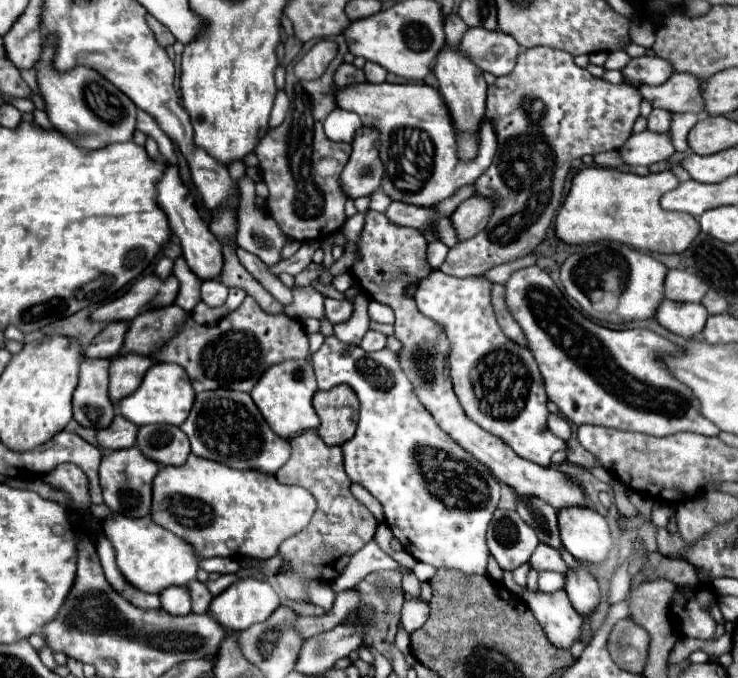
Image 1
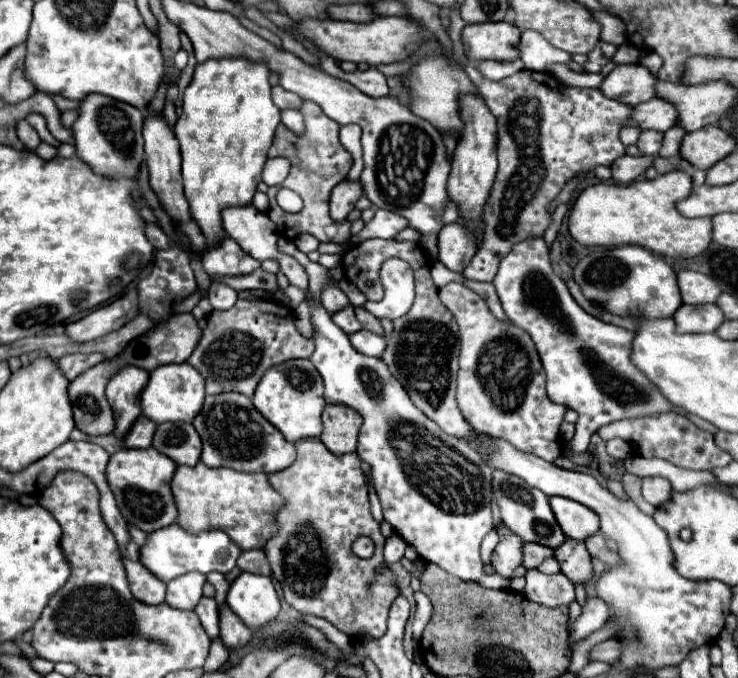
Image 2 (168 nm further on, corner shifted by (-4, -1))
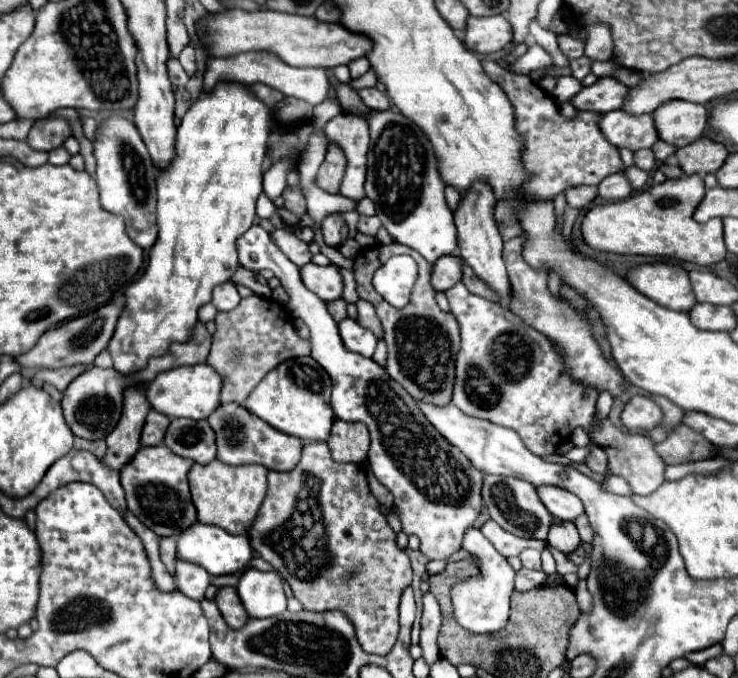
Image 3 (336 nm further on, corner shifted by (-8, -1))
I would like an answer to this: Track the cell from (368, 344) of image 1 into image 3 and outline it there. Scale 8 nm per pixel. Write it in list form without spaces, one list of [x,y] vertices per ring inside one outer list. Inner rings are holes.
[[[342,319],[338,323],[338,331],[342,337],[342,343],[348,351],[352,353],[360,353],[364,357],[372,357],[374,349],[376,349],[376,337],[372,335],[372,331],[366,331],[364,327],[360,327],[354,319]]]

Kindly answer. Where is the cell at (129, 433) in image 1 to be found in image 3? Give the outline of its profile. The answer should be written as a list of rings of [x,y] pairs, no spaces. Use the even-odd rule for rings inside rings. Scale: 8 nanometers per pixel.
[[[150,409],[144,431],[142,431],[142,445],[160,445],[164,441],[164,431],[168,429],[170,419],[154,409]]]

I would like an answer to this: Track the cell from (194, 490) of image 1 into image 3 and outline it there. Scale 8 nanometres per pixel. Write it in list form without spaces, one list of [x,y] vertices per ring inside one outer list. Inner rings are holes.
[[[214,459],[208,465],[194,463],[188,479],[190,479],[190,493],[194,507],[198,511],[198,521],[208,525],[218,525],[230,533],[246,535],[248,527],[256,519],[256,513],[266,495],[266,467],[260,465],[226,465]]]

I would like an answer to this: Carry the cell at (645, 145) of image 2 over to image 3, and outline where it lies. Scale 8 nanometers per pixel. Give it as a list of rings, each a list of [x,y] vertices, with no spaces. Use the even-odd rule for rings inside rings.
[[[640,149],[634,153],[634,165],[644,169],[644,171],[652,171],[654,165],[656,165],[656,159],[654,159],[654,153],[650,149]]]

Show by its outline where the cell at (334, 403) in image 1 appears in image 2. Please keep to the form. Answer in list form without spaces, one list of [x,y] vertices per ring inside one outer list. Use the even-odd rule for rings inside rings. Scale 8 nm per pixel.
[[[326,405],[322,411],[322,421],[324,431],[320,435],[320,441],[328,447],[328,451],[334,455],[356,451],[358,429],[362,425],[358,411],[340,405]]]

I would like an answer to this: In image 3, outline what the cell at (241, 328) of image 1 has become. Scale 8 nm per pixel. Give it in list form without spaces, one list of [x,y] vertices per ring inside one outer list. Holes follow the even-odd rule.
[[[250,295],[236,309],[216,315],[216,333],[212,337],[208,365],[224,379],[222,403],[244,403],[270,369],[300,355],[310,355],[310,341],[298,337],[288,311],[272,299]]]

